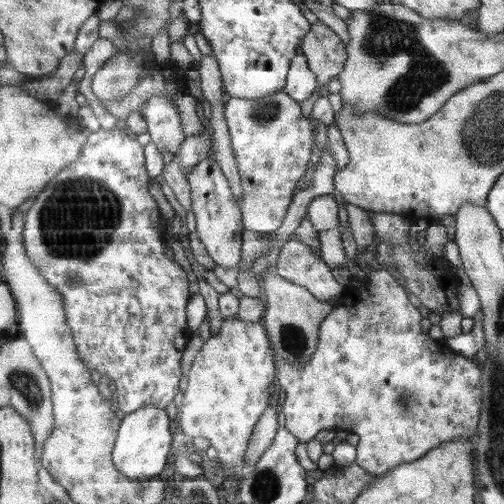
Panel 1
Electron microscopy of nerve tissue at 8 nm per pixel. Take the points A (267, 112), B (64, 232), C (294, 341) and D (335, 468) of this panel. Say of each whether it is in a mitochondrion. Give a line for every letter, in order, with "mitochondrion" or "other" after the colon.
A: mitochondrion
B: mitochondrion
C: mitochondrion
D: other

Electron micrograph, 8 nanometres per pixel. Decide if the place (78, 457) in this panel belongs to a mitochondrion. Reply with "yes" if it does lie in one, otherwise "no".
no

